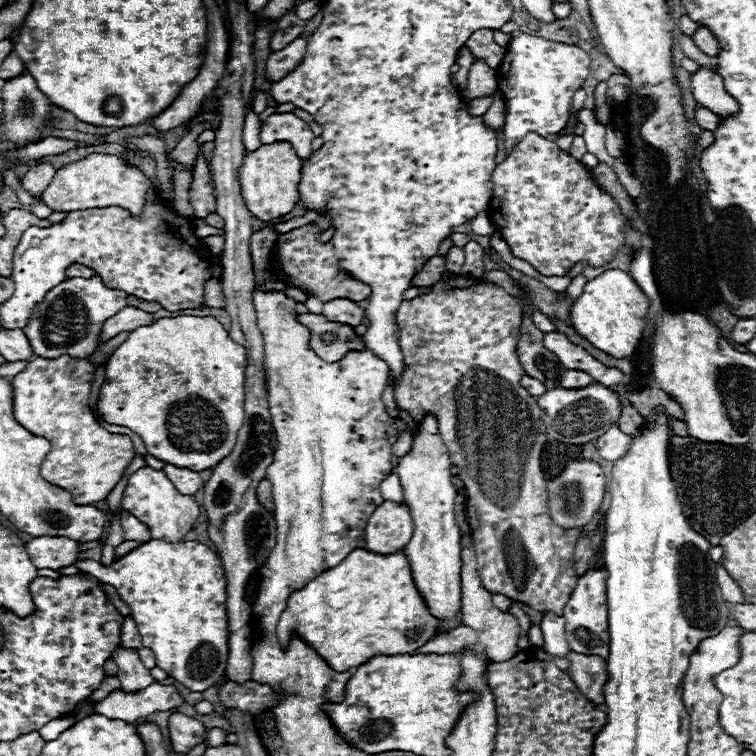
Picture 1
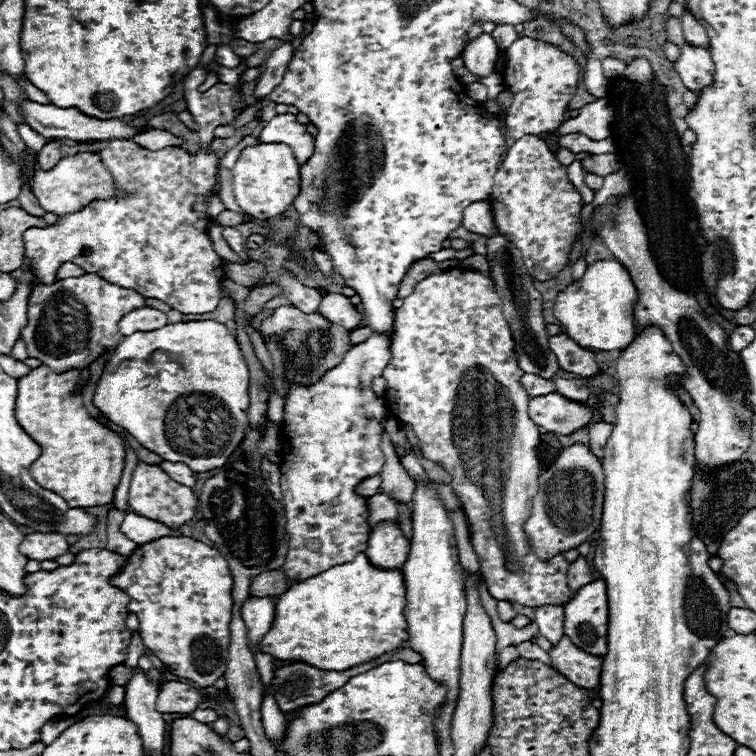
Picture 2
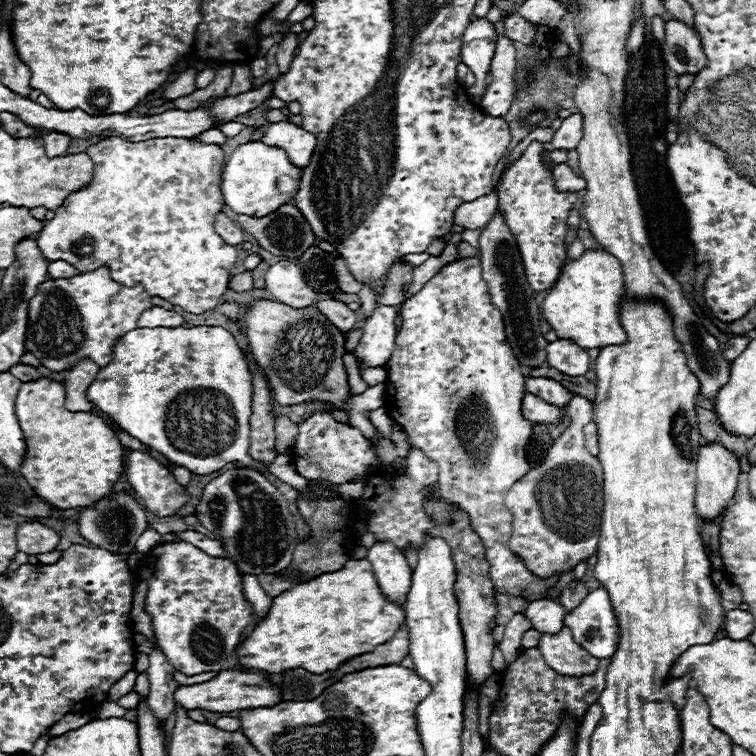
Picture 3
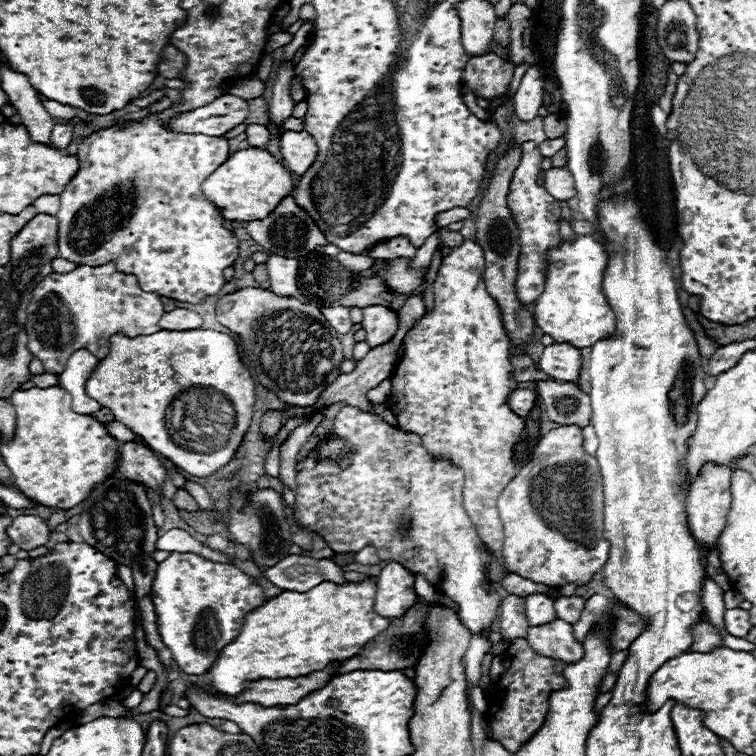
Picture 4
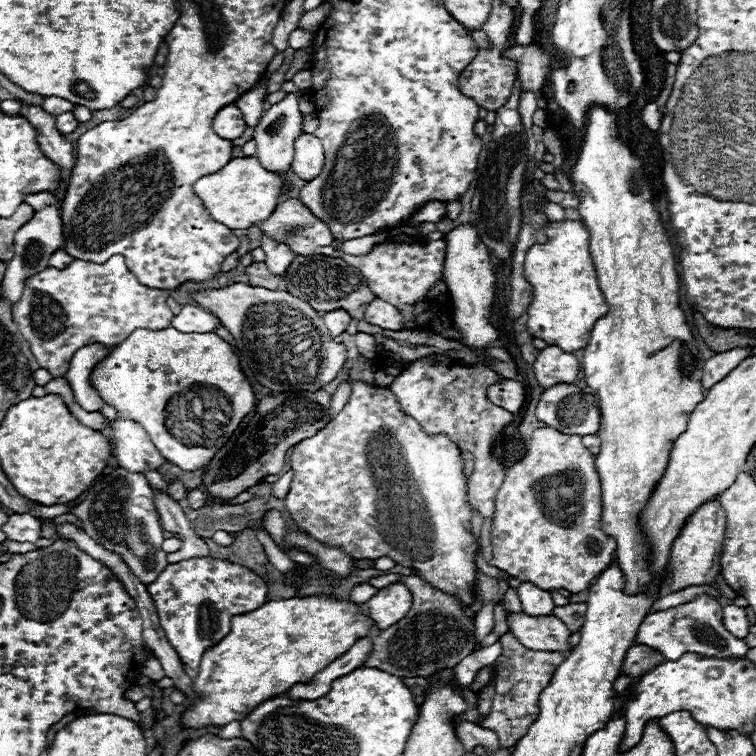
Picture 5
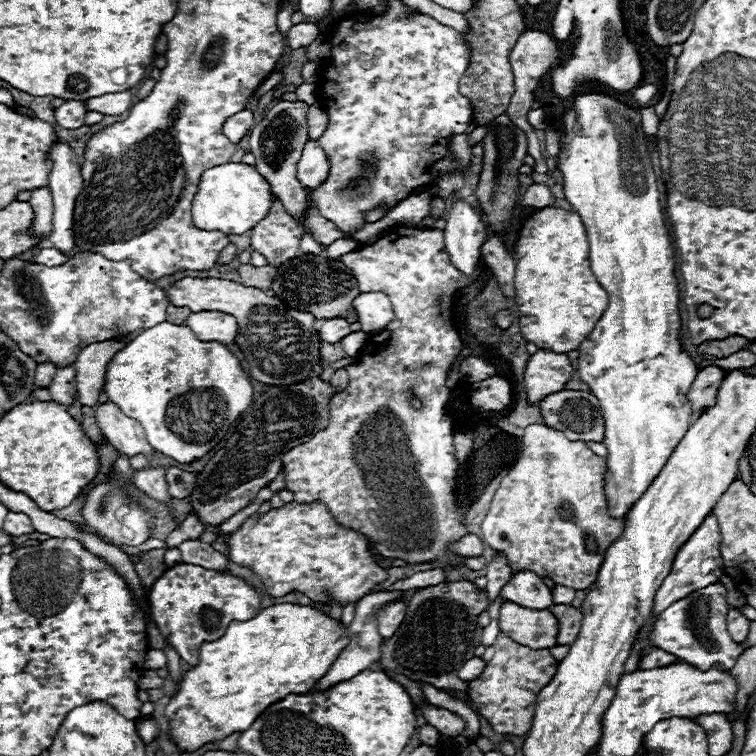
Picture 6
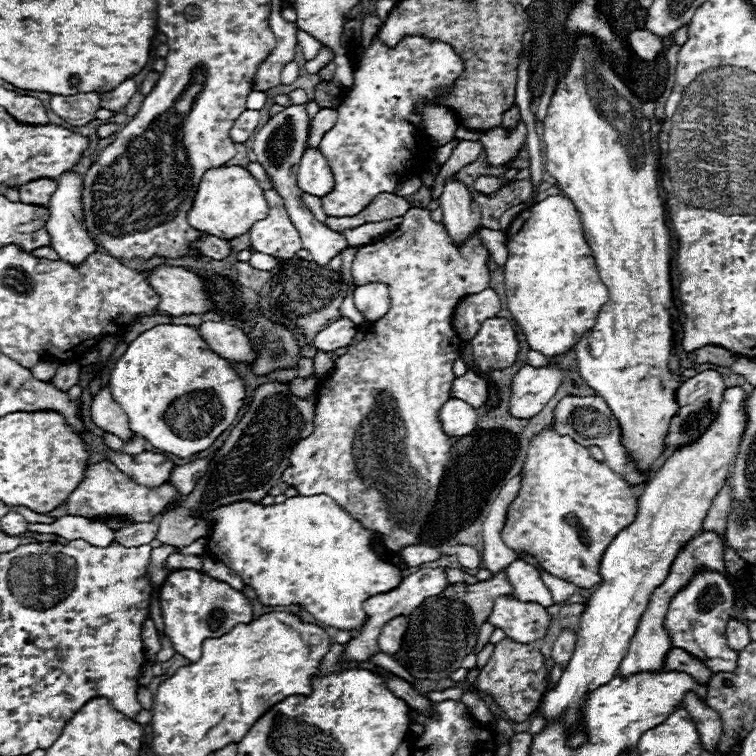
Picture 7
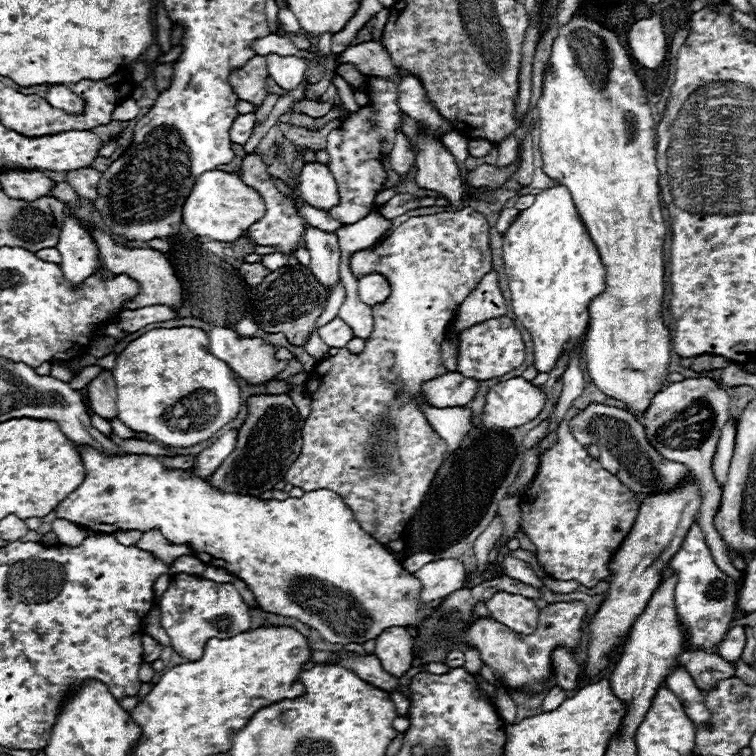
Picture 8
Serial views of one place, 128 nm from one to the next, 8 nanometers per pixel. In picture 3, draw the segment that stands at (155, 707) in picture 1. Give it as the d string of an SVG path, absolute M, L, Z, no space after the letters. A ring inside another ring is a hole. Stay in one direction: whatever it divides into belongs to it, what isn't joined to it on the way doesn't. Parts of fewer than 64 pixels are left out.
M222 670L216 678L204 684L194 684L194 686L178 686L174 694L174 702L180 704L186 710L210 710L210 712L234 712L234 710L244 710L244 708L264 708L264 706L274 706L282 700L282 688L278 684L268 682L262 674L256 672L232 672L232 670Z

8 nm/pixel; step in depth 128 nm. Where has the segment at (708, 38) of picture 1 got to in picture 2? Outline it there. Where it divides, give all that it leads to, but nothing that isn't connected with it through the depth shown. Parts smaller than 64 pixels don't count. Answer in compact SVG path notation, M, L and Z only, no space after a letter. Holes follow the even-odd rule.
M684 10L682 18L680 18L680 24L682 24L682 32L684 32L684 38L694 44L694 46L708 46L708 36L704 32L704 26L692 16L690 10Z

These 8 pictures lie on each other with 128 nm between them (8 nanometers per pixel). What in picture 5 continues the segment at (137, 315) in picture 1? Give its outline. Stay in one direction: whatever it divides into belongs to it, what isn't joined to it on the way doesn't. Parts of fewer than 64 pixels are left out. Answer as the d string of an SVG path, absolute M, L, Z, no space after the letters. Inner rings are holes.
M186 304L182 312L172 318L170 326L176 326L176 330L184 330L184 332L204 334L204 332L214 332L218 326L222 326L222 322L204 308Z

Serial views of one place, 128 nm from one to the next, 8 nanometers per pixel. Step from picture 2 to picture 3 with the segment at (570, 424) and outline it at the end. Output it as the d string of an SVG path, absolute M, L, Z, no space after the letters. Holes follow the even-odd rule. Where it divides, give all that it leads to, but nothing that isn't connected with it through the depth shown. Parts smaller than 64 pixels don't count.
M526 392L522 398L522 414L524 418L528 418L530 422L542 422L542 424L550 424L550 422L558 422L558 418L562 416L562 410L558 410L556 406L544 402L542 398Z

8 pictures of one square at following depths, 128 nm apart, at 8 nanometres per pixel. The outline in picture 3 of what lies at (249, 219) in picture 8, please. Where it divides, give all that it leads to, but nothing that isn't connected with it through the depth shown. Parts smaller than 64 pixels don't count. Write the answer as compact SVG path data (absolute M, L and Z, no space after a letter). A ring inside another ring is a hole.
M248 142L248 144L238 146L230 154L226 166L222 168L220 190L222 190L226 206L232 212L262 218L278 210L282 204L288 204L288 200L298 190L301 174L302 170L290 164L284 150L266 146L262 142Z

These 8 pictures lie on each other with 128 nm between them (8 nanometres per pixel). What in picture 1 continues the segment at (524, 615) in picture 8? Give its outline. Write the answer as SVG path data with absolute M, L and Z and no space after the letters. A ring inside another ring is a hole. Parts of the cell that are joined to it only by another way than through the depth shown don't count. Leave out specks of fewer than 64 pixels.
M568 650L566 658L570 660L570 668L568 674L572 676L574 684L578 686L578 690L594 704L602 704L604 696L602 696L602 686L608 680L606 674L606 660L600 656L586 656L586 654L578 654L574 650Z

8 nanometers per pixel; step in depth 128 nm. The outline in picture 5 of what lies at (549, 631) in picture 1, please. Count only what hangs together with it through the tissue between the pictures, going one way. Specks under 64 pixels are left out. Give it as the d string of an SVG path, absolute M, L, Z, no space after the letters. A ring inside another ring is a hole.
M522 582L516 588L516 594L518 594L518 600L526 614L552 614L552 610L554 610L550 592L538 588L532 582Z

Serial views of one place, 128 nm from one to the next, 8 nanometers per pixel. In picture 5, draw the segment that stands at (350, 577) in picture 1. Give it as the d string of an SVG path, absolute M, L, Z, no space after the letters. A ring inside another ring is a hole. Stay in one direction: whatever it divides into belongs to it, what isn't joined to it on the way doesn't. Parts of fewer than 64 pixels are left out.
M324 594L290 600L272 600L254 612L234 616L230 632L216 646L204 652L198 676L194 678L194 692L200 696L200 700L188 706L188 710L180 718L180 724L184 728L198 730L206 726L222 728L234 720L242 722L258 704L286 694L298 682L310 682L316 672L324 670L340 654L350 650L352 644L358 638L366 636L372 626L374 624L358 604L342 602Z

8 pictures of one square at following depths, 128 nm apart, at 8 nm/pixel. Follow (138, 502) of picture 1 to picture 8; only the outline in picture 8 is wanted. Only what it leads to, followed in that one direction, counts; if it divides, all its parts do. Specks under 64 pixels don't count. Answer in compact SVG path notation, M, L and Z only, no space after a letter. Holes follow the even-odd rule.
M102 370L90 384L88 384L88 398L90 406L102 418L116 418L116 384L110 370Z

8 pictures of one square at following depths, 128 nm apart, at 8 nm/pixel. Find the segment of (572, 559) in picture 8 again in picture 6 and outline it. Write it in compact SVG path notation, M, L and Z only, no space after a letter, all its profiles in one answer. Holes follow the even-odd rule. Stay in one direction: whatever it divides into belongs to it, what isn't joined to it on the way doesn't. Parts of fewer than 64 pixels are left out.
M546 424L528 426L522 436L522 454L516 466L512 466L512 474L500 484L490 512L482 522L484 542L492 550L506 554L514 574L516 570L532 570L540 578L550 578L560 586L574 590L588 588L596 582L606 548L622 534L626 524L626 518L608 516L608 498L604 492L606 470L606 458L596 456L584 442L568 440L564 432Z

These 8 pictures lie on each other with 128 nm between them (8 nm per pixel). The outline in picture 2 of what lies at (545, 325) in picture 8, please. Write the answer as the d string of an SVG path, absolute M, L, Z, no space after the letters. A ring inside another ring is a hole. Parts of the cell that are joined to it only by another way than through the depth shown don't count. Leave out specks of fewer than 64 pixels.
M596 260L576 282L570 282L558 292L554 316L570 336L584 348L592 350L624 350L636 336L636 320L632 308L636 304L636 288L628 270L618 260Z

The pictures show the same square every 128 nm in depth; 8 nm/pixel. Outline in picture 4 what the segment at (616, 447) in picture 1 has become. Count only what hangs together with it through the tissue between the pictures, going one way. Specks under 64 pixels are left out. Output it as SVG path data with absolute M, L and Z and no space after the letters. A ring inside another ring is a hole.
M586 426L586 428L582 430L582 436L584 436L584 450L586 450L588 454L594 454L596 448L598 448L598 438L596 438L596 434L594 434L594 428L592 428L592 426Z

